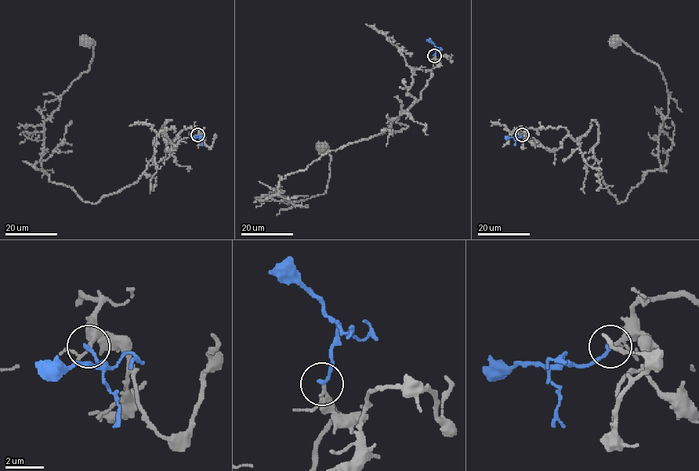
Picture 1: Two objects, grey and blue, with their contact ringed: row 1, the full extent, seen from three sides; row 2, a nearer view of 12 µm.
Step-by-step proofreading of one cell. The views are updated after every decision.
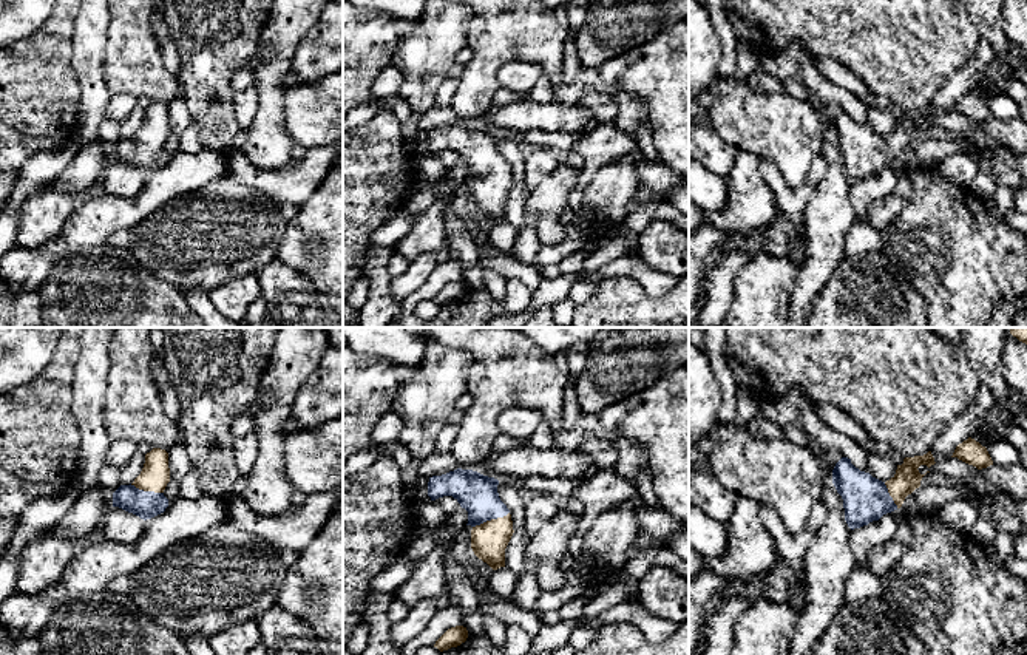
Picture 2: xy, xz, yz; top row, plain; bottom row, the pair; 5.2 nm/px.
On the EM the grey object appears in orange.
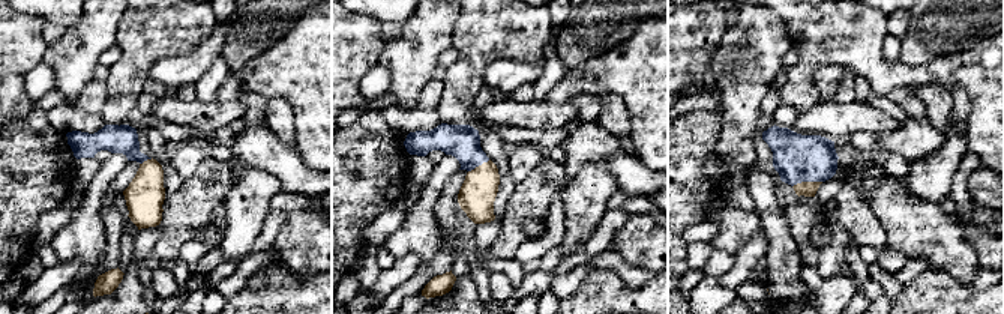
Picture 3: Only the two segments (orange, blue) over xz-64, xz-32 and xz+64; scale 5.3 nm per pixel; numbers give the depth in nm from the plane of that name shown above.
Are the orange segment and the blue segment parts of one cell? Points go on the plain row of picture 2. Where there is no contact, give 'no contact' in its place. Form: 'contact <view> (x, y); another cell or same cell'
contact xz (491, 173); same cell

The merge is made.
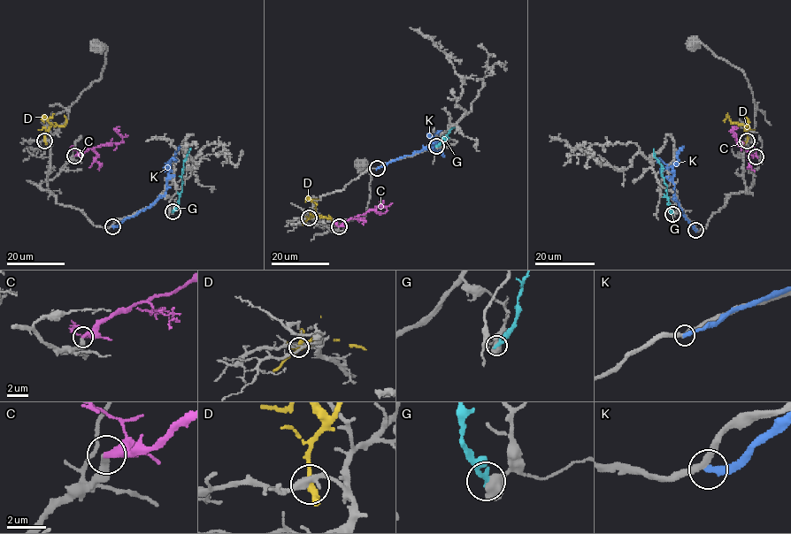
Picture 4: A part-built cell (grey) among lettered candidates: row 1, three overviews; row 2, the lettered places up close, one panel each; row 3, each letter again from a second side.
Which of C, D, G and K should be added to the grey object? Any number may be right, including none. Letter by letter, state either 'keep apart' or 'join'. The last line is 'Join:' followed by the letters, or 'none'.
C: join
D: keep apart
G: keep apart
K: keep apart
Join: C

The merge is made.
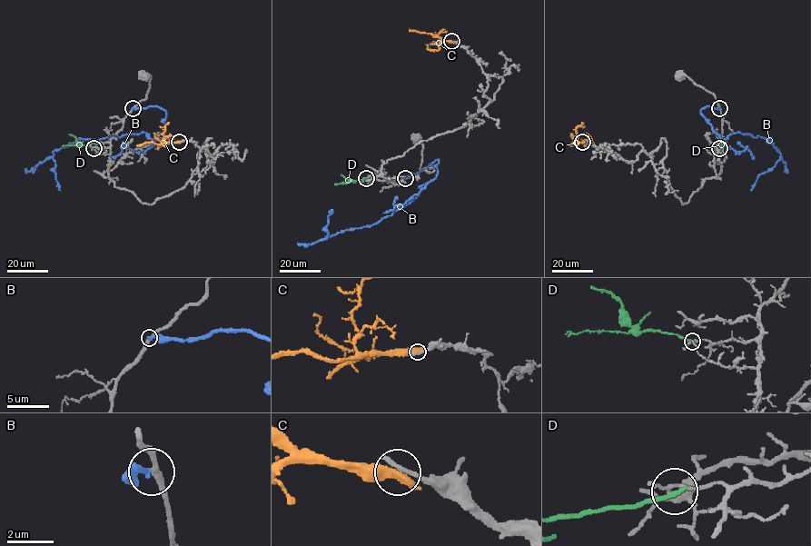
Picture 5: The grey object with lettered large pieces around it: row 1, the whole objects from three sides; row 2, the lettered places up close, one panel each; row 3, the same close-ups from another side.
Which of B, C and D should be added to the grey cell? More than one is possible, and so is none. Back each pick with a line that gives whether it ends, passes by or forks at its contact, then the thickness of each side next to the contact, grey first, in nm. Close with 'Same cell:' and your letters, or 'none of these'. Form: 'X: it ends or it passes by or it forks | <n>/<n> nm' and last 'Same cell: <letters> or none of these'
Same cell: none of these

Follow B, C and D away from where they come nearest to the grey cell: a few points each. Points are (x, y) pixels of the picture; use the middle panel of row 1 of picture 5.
B: (405, 178), (439, 160), (436, 177), (419, 187), (419, 194), (370, 225), (325, 239), (333, 210)
C: (451, 42), (409, 29)
D: (366, 178), (334, 184)

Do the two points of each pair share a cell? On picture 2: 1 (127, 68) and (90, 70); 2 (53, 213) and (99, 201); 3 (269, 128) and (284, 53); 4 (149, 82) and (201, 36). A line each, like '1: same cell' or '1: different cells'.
1: different cells
2: different cells
3: same cell
4: different cells

